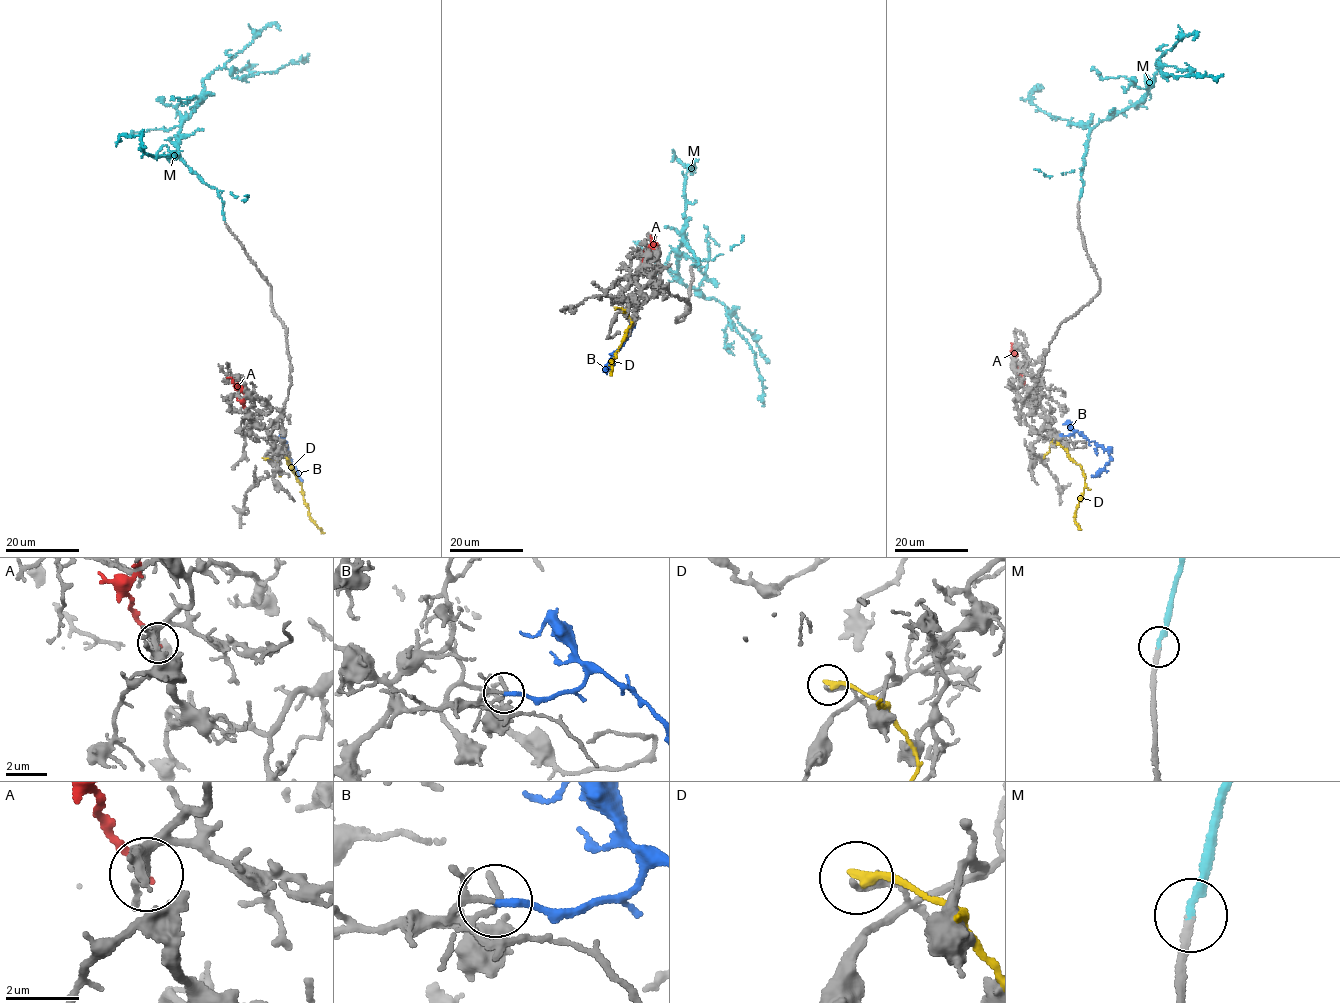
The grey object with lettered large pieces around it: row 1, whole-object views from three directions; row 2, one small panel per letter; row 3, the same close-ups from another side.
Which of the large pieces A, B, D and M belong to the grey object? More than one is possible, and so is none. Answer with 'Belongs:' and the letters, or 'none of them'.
Belongs: B, M

